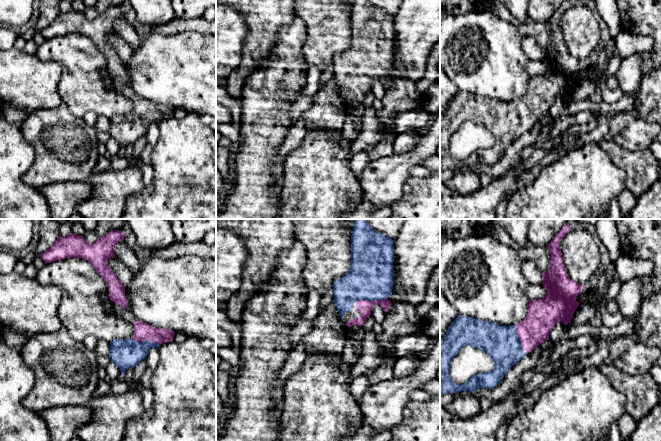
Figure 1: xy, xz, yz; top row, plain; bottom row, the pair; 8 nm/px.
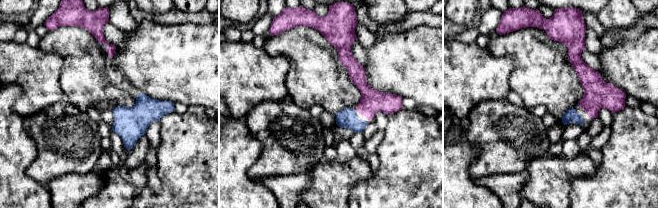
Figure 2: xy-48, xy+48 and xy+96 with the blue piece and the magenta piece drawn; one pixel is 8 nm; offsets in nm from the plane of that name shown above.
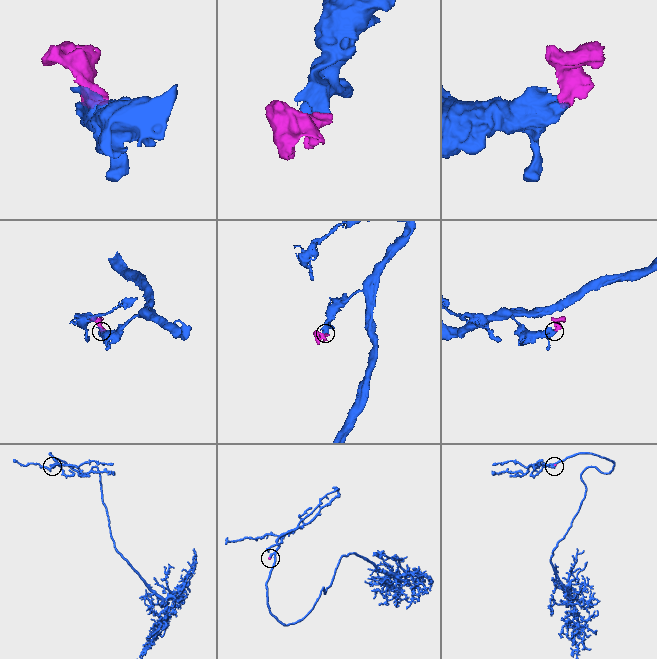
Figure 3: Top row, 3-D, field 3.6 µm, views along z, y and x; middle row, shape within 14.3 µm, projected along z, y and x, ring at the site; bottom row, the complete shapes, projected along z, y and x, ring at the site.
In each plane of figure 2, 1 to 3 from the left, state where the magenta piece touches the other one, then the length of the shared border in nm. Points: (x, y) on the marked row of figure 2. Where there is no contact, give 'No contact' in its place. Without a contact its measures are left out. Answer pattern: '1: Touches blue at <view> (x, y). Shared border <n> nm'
1: No contact
2: No contact
3: No contact

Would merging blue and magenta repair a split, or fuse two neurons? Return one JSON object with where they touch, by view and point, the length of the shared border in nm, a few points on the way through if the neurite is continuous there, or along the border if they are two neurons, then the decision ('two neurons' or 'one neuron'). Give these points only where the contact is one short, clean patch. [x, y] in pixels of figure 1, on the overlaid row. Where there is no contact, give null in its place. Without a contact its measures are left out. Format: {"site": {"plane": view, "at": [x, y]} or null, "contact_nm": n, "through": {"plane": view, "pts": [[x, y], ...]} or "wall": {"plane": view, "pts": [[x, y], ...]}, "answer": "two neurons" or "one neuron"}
{"site": {"plane": "xz", "at": [371, 300]}, "contact_nm": 260, "through": {"plane": "xz", "pts": [[371, 276], [371, 300], [364, 307]]}, "answer": "one neuron"}

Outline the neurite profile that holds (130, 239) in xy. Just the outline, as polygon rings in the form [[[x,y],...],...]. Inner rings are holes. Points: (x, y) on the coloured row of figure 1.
[[[127,230],[125,232],[124,240],[126,245],[135,253],[135,255],[140,260],[146,259],[151,256],[150,252],[147,249],[143,248],[137,243],[136,236],[132,232]]]

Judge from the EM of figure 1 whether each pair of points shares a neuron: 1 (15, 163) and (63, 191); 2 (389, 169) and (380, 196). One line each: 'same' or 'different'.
1: different
2: same

